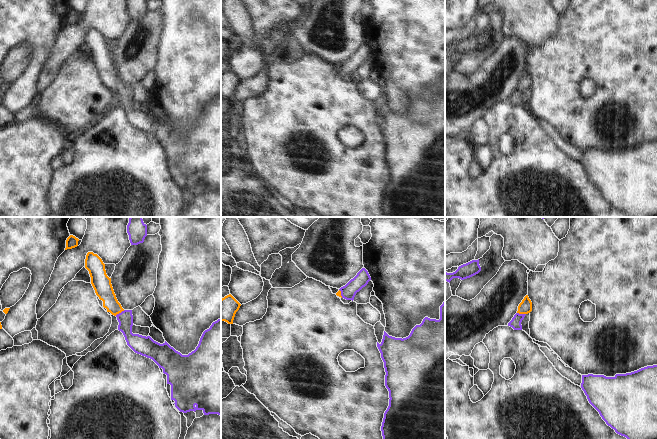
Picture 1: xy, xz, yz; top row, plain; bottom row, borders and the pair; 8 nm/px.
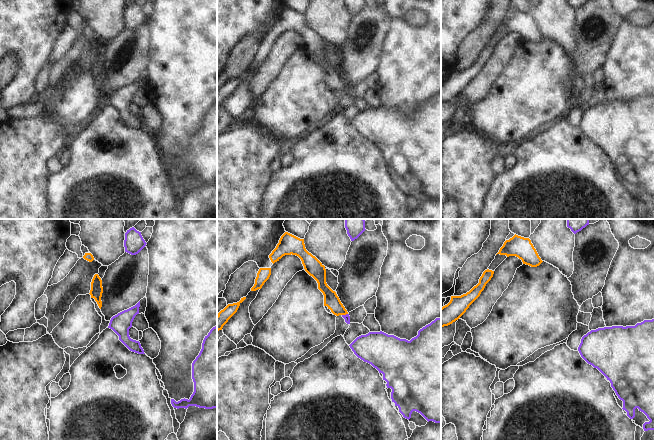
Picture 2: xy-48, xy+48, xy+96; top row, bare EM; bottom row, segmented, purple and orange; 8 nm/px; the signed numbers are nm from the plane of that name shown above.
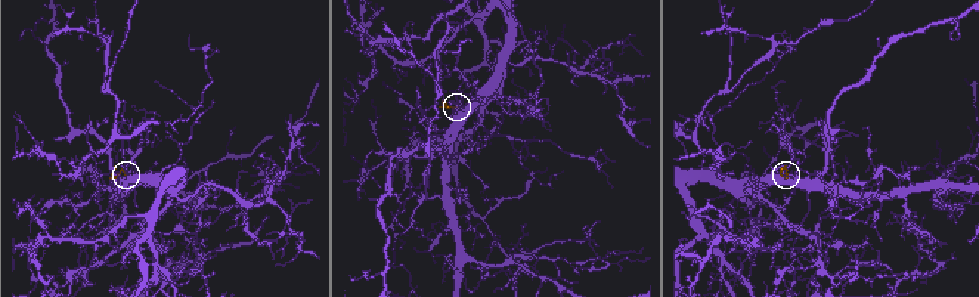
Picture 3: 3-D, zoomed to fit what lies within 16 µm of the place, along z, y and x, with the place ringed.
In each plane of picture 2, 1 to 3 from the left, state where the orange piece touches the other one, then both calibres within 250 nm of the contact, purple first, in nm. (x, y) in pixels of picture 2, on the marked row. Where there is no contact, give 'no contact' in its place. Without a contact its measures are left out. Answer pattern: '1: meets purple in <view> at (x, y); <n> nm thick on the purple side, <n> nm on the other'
1: no contact
2: meets purple in xy+48 at (344, 315); 50 nm thick on the purple side, 120 nm on the other
3: no contact

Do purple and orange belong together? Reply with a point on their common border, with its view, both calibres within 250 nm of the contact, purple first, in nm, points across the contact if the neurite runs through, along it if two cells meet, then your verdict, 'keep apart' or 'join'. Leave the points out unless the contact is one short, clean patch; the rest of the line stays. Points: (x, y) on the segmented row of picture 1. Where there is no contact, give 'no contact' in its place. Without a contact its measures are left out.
meets purple in xy at (119, 313); 120 nm thick on the purple side, 150 nm on the other; runs through xy (125, 318), (119, 313), (111, 304), (103, 288); join

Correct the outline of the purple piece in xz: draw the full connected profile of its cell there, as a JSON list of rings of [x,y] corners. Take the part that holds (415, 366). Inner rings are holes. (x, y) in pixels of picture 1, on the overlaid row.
[[[445,301],[440,306],[440,319],[425,317],[420,325],[416,325],[406,338],[389,336],[385,331],[382,342],[377,342],[385,368],[385,386],[389,391],[389,406],[384,413],[381,426],[383,439],[445,439]]]

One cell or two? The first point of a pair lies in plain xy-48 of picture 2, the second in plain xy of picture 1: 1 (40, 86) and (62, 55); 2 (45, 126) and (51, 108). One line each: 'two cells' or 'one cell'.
1: one cell
2: two cells

